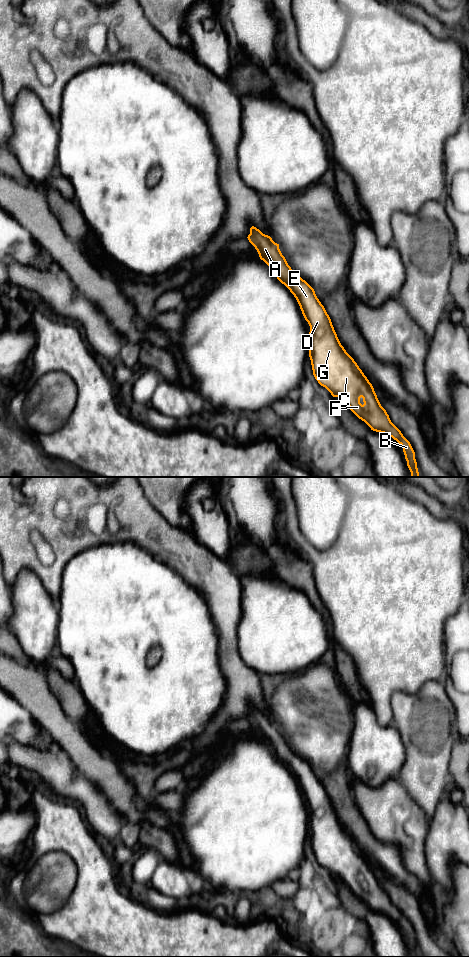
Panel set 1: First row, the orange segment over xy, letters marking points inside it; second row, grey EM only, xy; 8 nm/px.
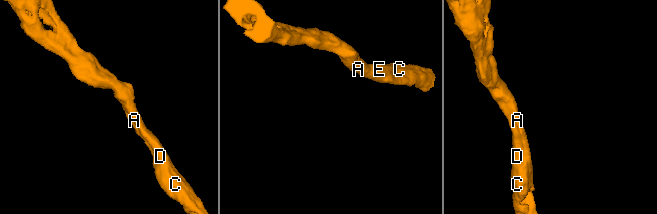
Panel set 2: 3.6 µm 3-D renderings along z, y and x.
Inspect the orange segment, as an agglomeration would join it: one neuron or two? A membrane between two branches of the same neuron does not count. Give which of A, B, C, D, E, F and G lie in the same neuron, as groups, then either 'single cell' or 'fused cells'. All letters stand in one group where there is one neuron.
groups A B C D E F G; single cell

